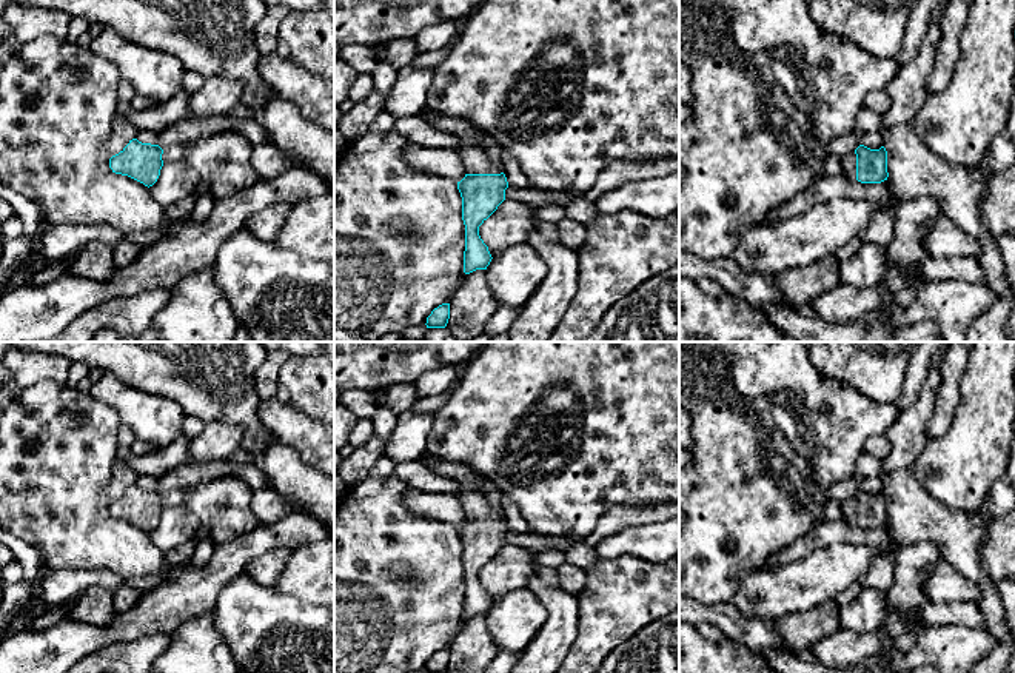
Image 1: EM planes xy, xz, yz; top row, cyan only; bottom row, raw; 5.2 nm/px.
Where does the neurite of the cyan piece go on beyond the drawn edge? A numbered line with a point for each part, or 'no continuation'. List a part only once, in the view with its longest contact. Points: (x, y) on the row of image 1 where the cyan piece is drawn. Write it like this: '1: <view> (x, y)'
1: xz (475, 160)

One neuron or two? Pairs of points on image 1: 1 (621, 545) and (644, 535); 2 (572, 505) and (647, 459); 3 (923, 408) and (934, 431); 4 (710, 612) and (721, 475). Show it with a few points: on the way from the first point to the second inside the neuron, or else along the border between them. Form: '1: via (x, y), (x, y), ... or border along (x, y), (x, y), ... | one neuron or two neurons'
1: via (627, 541), (638, 539) | one neuron
2: via (590, 487), (618, 459), (629, 459) | one neuron
3: border along (938, 385), (935, 408), (926, 428), (927, 438) | two neurons
4: border along (695, 599), (704, 604), (729, 602) | two neurons

